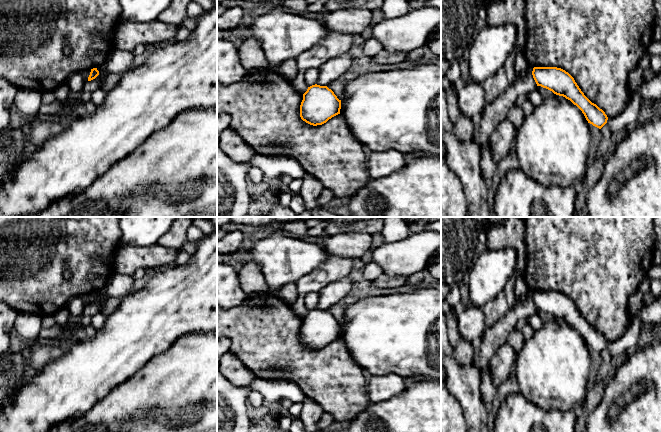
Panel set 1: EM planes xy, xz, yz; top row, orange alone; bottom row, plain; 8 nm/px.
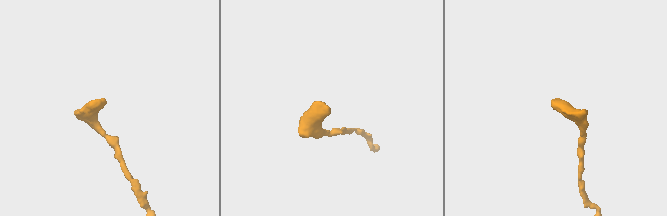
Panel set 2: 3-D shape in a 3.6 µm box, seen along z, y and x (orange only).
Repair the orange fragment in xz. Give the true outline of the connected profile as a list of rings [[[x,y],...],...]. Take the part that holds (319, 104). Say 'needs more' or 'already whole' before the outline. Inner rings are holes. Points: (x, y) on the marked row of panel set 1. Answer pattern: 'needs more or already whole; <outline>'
already whole; [[[312,85],[303,94],[300,117],[306,123],[317,126],[340,114],[341,100],[327,86]]]

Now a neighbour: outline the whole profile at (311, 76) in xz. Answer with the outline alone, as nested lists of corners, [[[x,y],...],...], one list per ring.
[[[310,69],[305,72],[305,82],[308,87],[317,84],[319,77],[318,69]]]

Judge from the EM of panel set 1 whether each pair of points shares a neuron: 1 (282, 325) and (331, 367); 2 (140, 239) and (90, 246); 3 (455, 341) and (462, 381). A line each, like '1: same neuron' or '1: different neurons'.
1: same neuron
2: different neurons
3: different neurons

